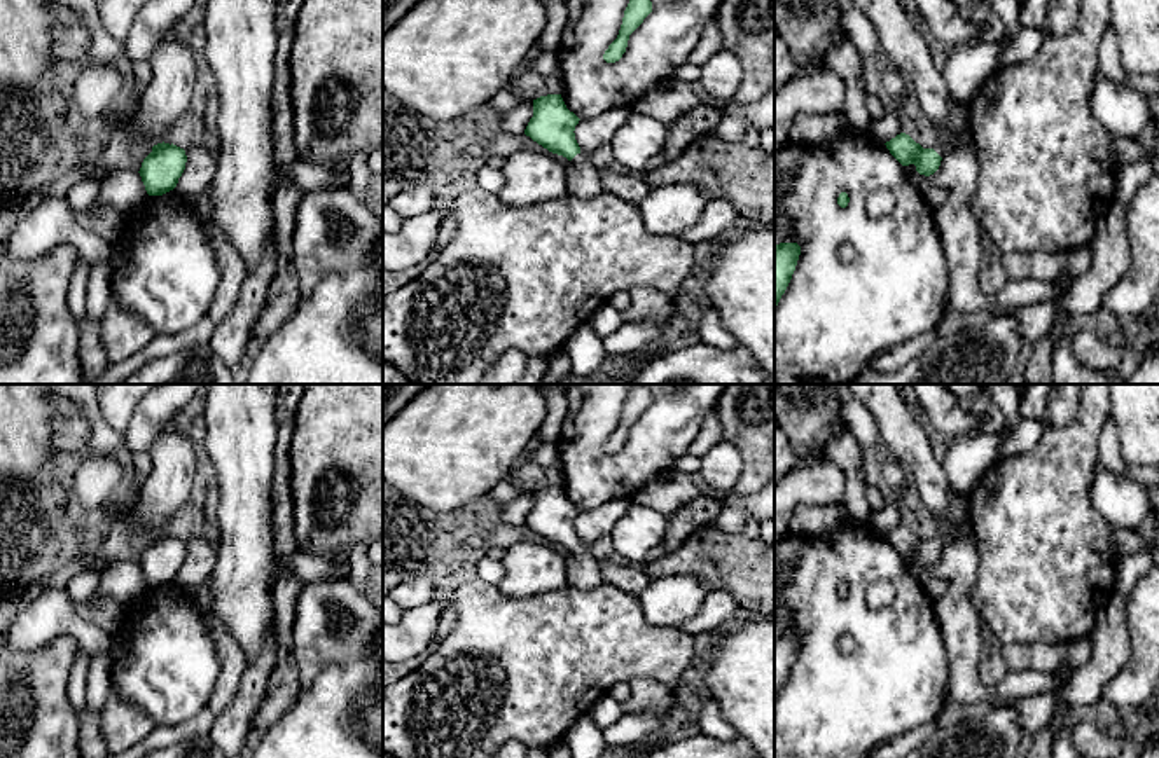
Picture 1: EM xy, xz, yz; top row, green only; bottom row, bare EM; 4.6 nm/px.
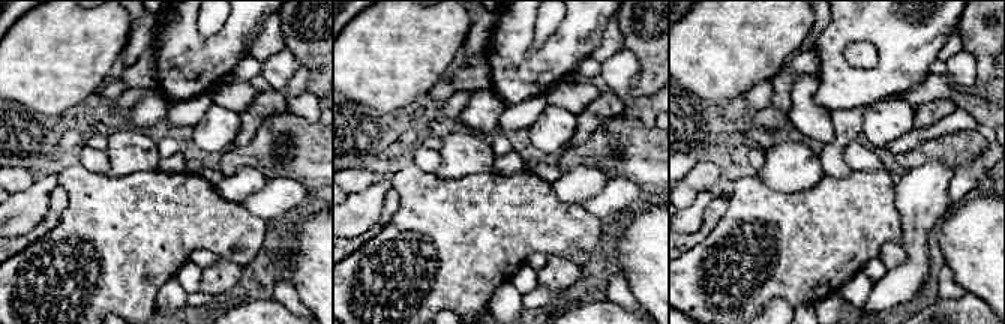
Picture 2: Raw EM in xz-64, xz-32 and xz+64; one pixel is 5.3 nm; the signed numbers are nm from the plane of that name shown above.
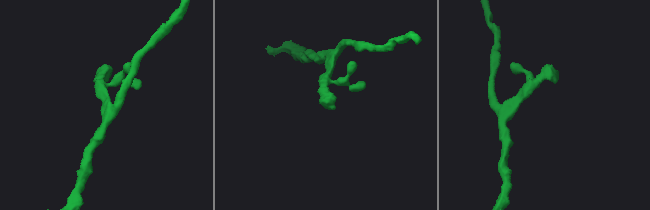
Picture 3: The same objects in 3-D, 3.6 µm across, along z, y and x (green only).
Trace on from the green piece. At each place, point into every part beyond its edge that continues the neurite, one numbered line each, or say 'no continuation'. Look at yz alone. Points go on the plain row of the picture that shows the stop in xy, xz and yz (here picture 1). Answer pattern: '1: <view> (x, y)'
1: yz (944, 537)

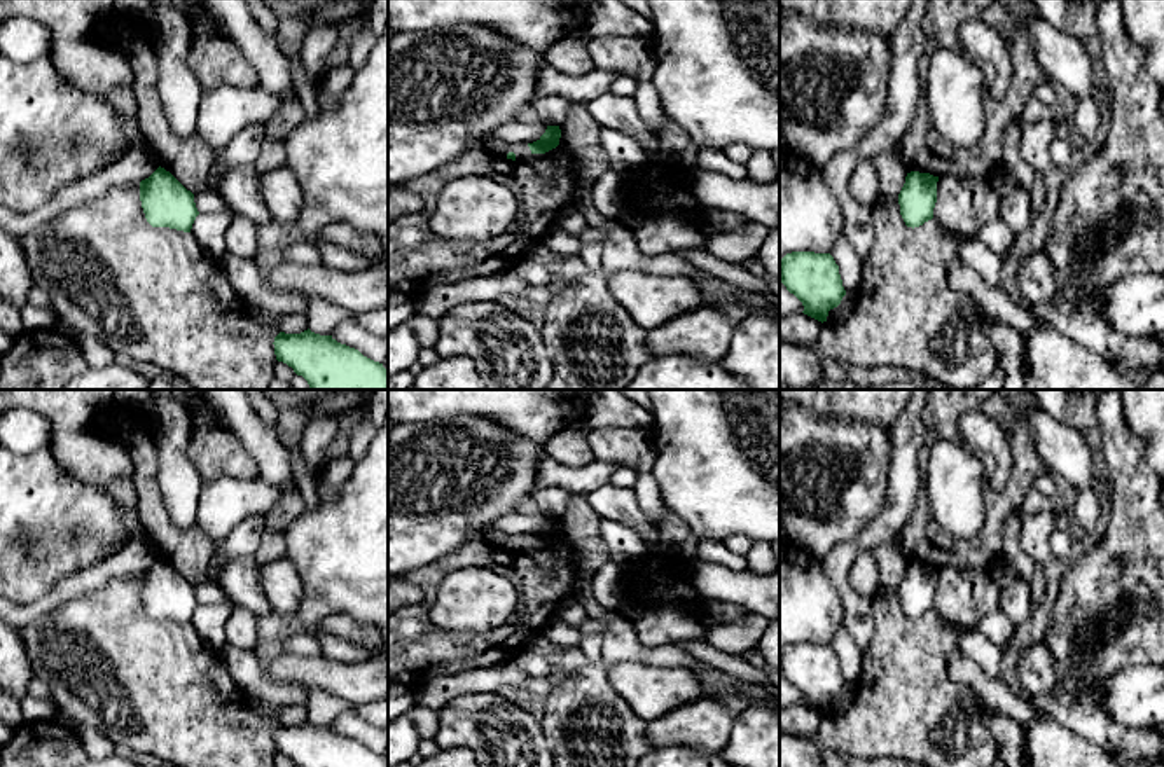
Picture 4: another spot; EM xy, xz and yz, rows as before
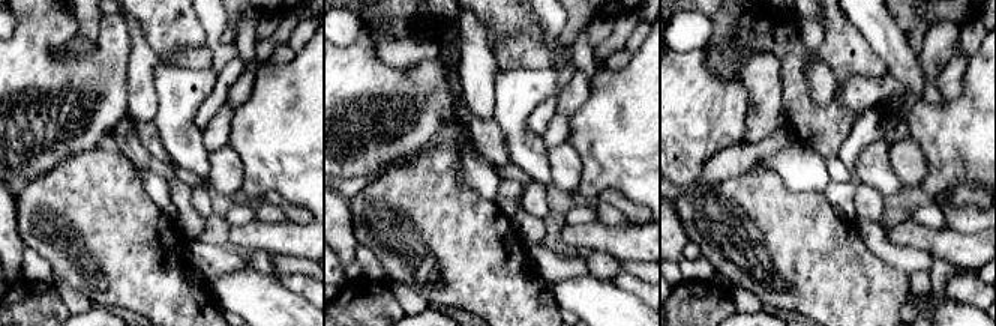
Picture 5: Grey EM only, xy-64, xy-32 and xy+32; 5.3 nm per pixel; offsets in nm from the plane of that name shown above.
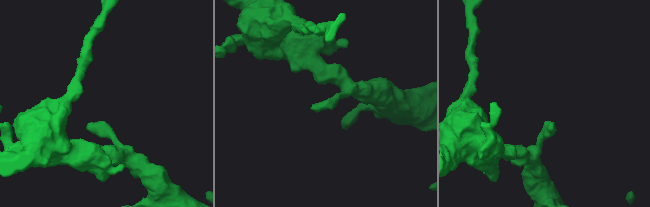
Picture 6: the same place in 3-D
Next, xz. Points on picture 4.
no continuation

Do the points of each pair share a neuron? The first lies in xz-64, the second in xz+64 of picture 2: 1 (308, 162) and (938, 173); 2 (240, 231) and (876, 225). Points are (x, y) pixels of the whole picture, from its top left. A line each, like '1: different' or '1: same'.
1: different
2: same

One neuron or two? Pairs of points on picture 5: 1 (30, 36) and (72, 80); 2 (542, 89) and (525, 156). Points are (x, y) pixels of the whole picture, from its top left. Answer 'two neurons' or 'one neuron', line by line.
1: one neuron
2: one neuron

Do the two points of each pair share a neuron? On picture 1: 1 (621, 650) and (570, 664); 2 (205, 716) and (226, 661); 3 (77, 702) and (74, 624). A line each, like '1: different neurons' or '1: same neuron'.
1: same neuron
2: different neurons
3: different neurons

